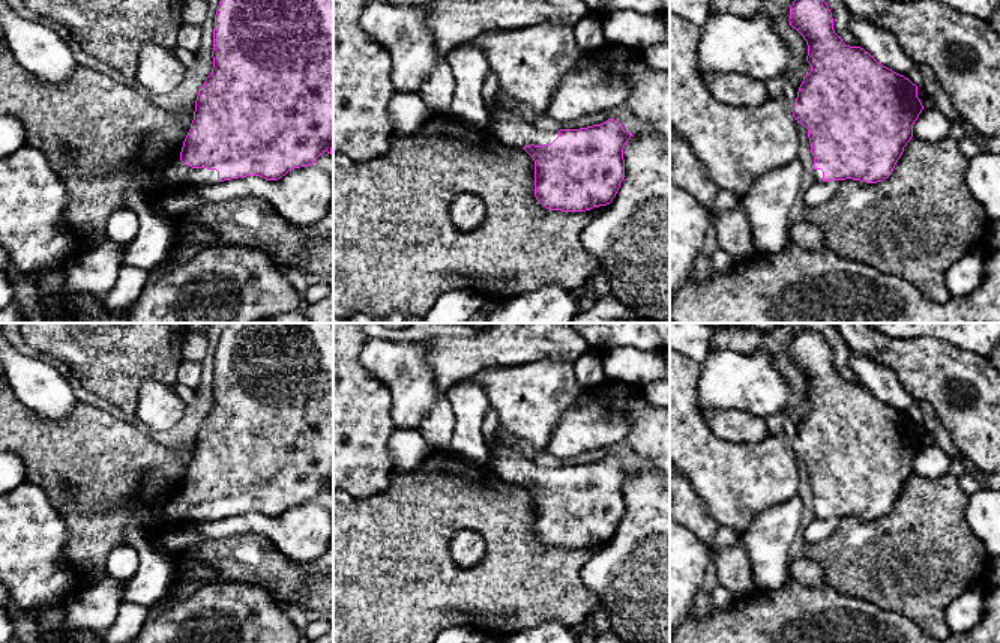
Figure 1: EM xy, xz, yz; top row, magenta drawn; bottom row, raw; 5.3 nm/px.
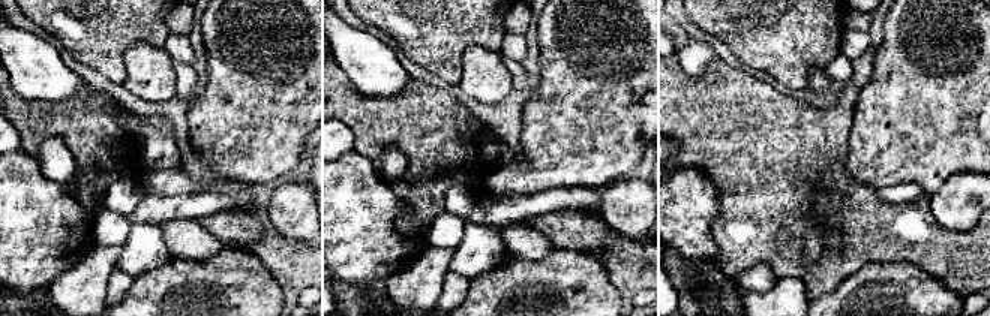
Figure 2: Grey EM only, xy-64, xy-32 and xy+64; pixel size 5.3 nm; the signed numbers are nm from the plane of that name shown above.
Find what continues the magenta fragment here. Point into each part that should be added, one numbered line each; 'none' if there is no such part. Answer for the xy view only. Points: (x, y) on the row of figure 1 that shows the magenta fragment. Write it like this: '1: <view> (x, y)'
1: xy (189, 178)

